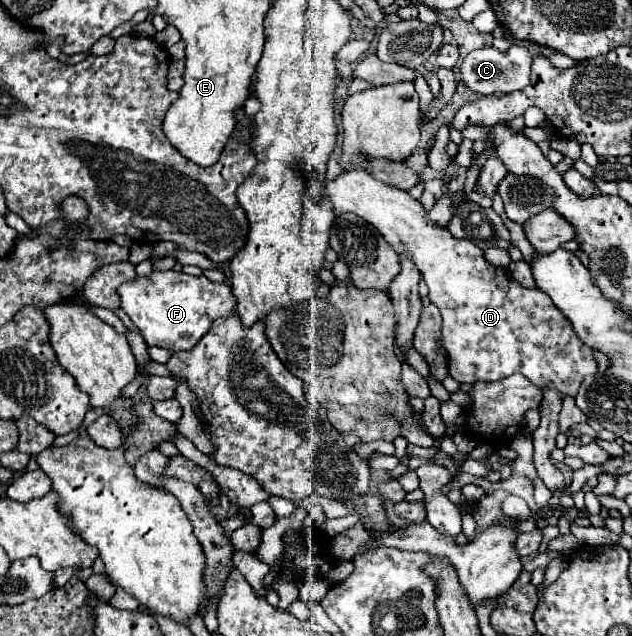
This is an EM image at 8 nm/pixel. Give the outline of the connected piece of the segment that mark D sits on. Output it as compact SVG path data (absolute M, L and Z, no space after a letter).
M367 170L359 172L343 172L333 182L319 184L317 176L307 178L309 192L313 200L321 200L327 196L331 204L335 206L335 214L357 214L369 224L373 224L389 246L397 254L409 254L415 266L419 268L425 284L429 286L429 300L441 310L443 316L443 346L449 354L449 374L459 384L475 384L479 380L483 382L495 382L501 380L501 376L509 376L513 372L523 374L527 380L531 380L535 386L545 390L549 384L555 386L555 390L563 396L577 394L581 382L585 376L597 372L597 362L589 346L585 346L575 334L567 318L555 308L551 298L541 290L529 290L523 288L517 280L507 276L505 268L491 266L483 258L483 250L473 246L469 240L457 240L449 234L447 228L441 228L437 222L427 218L427 210L421 206L419 200L411 198L409 192L393 188L385 182L375 180Z

